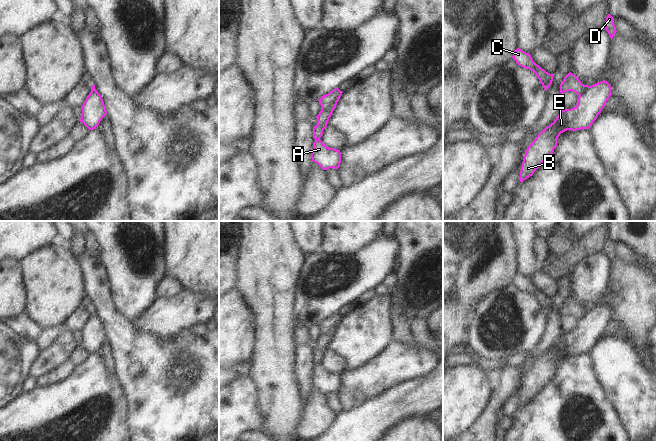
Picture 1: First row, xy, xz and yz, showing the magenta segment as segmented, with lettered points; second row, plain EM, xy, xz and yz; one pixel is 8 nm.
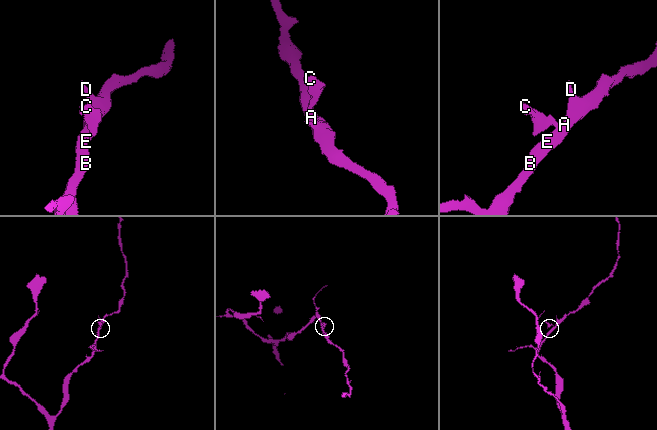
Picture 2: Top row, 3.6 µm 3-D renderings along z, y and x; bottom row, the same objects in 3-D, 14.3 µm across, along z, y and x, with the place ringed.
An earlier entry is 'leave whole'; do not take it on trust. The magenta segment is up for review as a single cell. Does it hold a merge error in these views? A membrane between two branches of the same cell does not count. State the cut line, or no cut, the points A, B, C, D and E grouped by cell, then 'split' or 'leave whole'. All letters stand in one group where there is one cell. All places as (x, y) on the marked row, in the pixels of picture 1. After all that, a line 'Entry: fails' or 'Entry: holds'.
cut yz (590, 86), (579, 96); groups A B D E / C; split
Entry: fails

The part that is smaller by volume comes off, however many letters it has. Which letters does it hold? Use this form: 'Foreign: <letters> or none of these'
Foreign: C

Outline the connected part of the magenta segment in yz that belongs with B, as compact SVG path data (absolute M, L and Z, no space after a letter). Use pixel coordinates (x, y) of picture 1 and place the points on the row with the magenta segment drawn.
M603 80L587 88L585 93L578 97L574 108L562 110L554 122L541 131L525 151L520 182L532 176L553 154L561 133L567 130L589 129L611 95L610 84Z

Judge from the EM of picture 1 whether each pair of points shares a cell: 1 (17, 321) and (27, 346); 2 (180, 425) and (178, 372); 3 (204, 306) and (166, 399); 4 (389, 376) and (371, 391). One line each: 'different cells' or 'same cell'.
1: different cells
2: same cell
3: different cells
4: same cell

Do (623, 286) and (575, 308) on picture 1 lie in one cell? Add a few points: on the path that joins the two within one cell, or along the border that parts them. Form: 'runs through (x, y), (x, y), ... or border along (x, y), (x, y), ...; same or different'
runs through (611, 297), (602, 300), (592, 307), (587, 307); same

